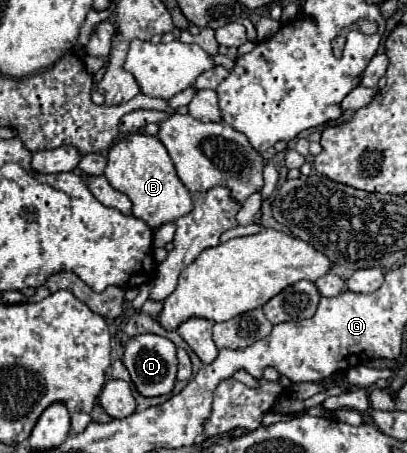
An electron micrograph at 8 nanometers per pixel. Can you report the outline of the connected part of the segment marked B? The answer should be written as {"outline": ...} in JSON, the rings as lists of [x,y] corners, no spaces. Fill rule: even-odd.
{"outline":[[[135,132],[117,140],[107,154],[105,178],[115,190],[129,196],[133,202],[133,216],[141,218],[151,228],[173,222],[193,208],[191,192],[179,180],[175,166],[157,136]]]}

